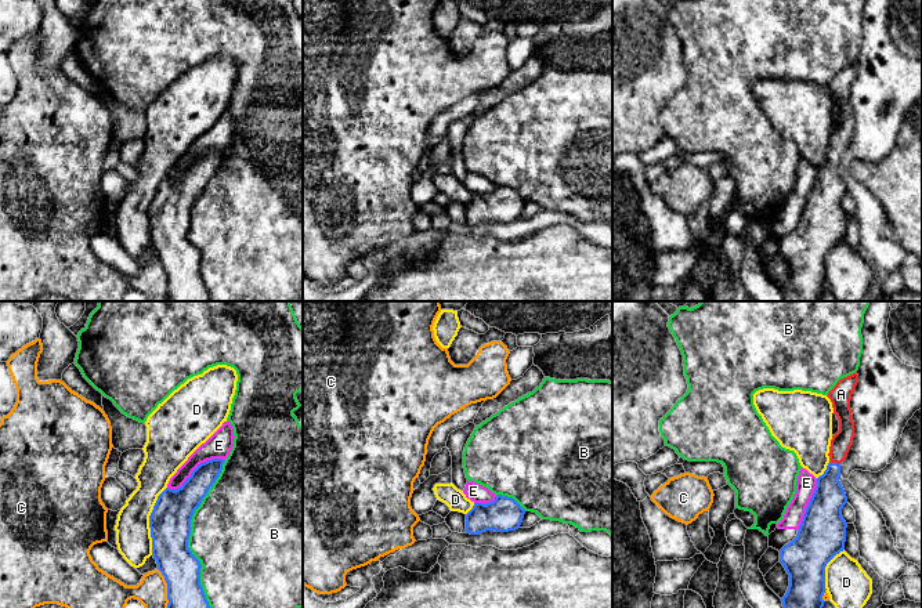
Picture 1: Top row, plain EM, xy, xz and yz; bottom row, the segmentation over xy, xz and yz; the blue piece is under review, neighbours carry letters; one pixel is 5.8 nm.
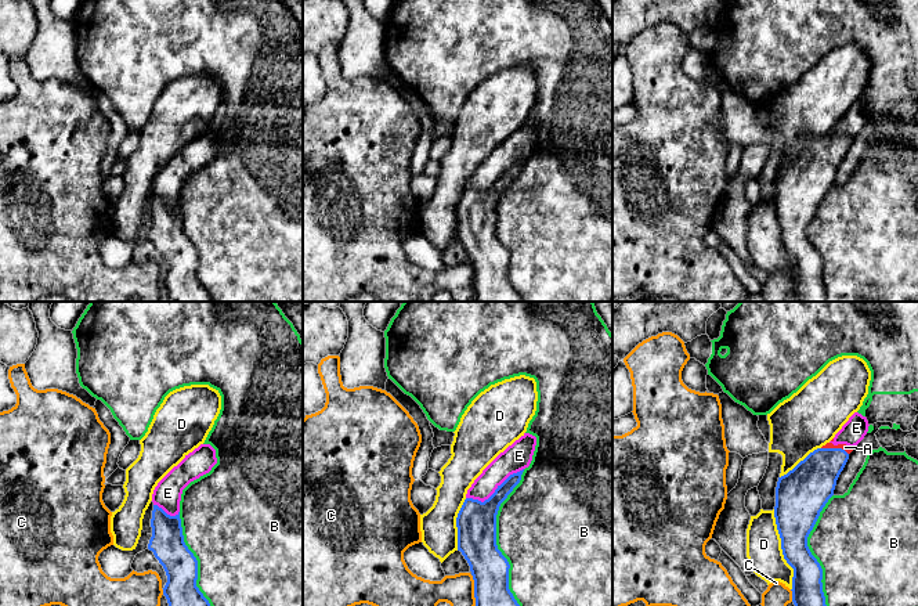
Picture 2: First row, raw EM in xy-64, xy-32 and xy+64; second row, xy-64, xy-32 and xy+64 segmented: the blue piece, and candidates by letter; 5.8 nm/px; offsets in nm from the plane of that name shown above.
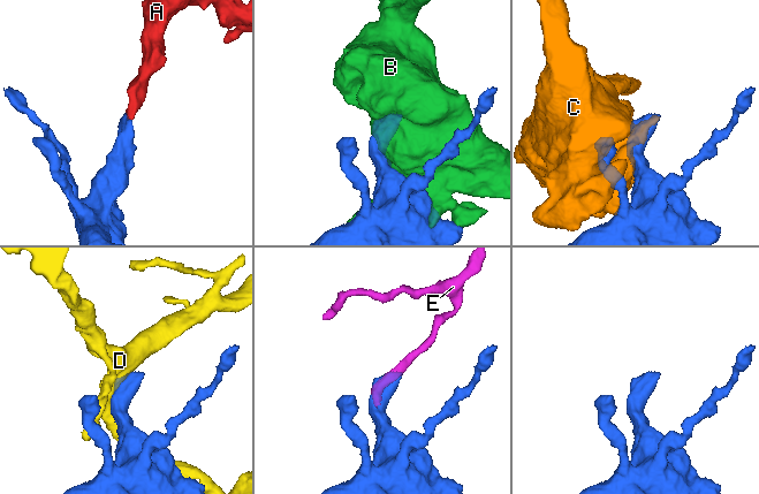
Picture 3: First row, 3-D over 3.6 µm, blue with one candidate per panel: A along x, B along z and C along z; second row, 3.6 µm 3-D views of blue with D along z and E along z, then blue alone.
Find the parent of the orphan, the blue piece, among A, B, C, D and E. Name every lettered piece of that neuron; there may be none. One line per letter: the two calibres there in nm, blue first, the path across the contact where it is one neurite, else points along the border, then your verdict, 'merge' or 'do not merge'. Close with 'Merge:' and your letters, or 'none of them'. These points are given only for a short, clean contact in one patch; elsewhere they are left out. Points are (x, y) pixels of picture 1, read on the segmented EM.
A: calibres 190 and 120 nm; way yz (828, 499), (828, 482), (835, 463), (841, 442); merge
B: calibres 240 and 500 nm; do not merge
C: calibres 220 and 180 nm; do not merge
D: calibres 240 and 200 nm; do not merge
E: calibres 200 and 150 nm; do not merge
Merge: A

